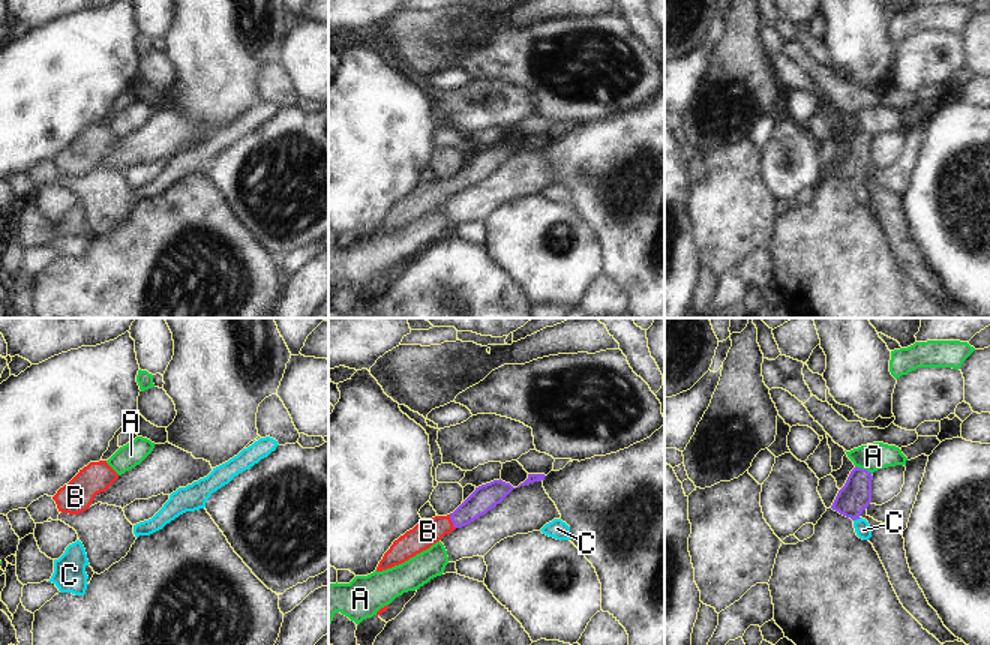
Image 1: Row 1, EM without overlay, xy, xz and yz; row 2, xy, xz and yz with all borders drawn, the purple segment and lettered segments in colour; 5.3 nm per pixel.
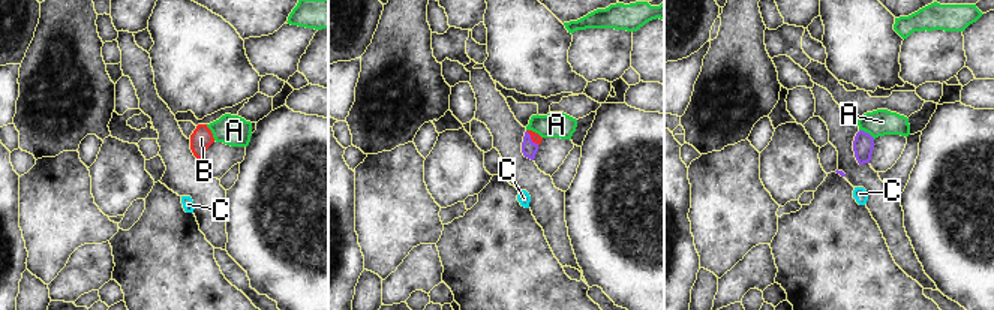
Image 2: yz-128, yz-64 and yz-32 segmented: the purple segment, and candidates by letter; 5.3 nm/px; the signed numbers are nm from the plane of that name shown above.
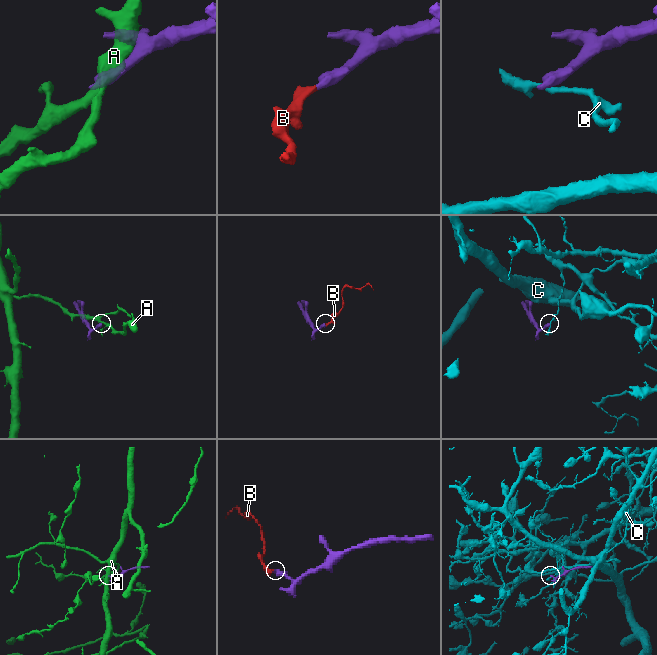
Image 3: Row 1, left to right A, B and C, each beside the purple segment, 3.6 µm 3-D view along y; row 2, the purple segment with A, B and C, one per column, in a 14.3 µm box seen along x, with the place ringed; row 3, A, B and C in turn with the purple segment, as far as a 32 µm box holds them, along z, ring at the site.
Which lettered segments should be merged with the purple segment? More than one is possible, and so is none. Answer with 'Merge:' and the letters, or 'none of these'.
Merge: B.

